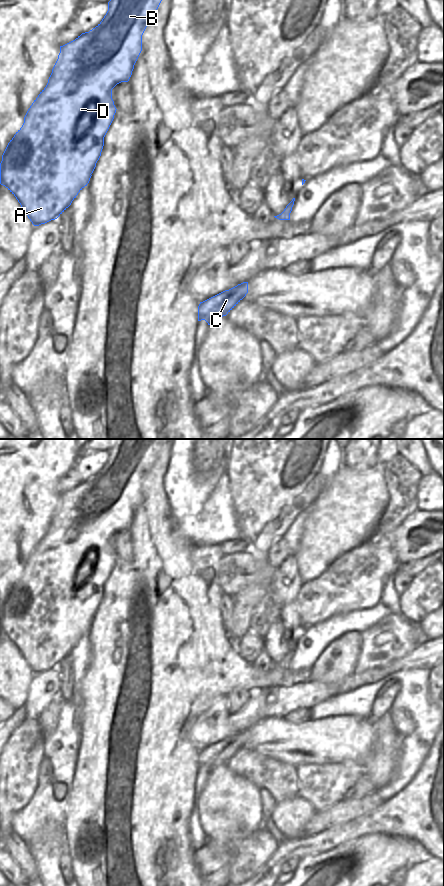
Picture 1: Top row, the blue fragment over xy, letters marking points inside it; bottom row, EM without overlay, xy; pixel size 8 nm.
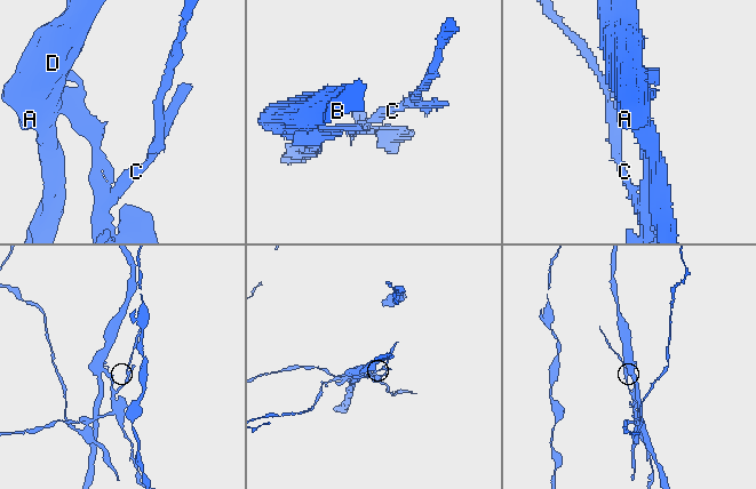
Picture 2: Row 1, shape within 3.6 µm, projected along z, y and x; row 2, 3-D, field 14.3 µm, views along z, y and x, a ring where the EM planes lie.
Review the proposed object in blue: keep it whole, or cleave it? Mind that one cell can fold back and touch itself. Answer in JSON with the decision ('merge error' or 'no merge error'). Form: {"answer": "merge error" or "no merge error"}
{"answer": "merge error"}

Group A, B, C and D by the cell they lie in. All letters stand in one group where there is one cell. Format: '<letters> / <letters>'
A B D / C

